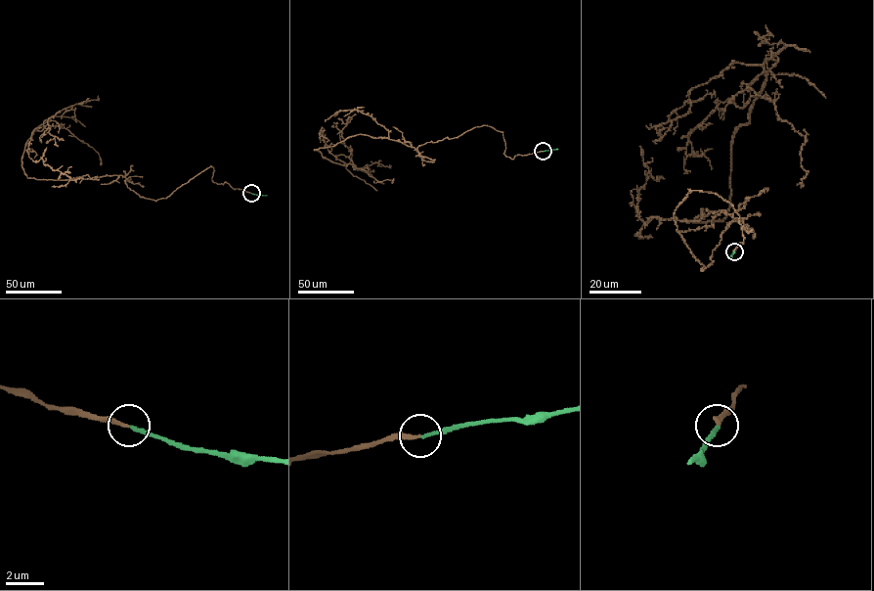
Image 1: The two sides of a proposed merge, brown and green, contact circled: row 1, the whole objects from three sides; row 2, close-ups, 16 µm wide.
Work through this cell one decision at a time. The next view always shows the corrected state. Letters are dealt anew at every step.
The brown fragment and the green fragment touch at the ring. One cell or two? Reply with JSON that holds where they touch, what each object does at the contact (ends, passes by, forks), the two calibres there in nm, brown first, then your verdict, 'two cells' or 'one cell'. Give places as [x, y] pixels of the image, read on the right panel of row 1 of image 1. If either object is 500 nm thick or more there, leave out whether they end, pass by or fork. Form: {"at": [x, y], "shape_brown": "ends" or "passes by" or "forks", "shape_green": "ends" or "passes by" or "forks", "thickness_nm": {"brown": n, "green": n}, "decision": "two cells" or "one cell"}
{"at": [734, 251], "shape_brown": "ends", "shape_green": "ends", "thickness_nm": {"brown": 190, "green": 180}, "decision": "one cell"}

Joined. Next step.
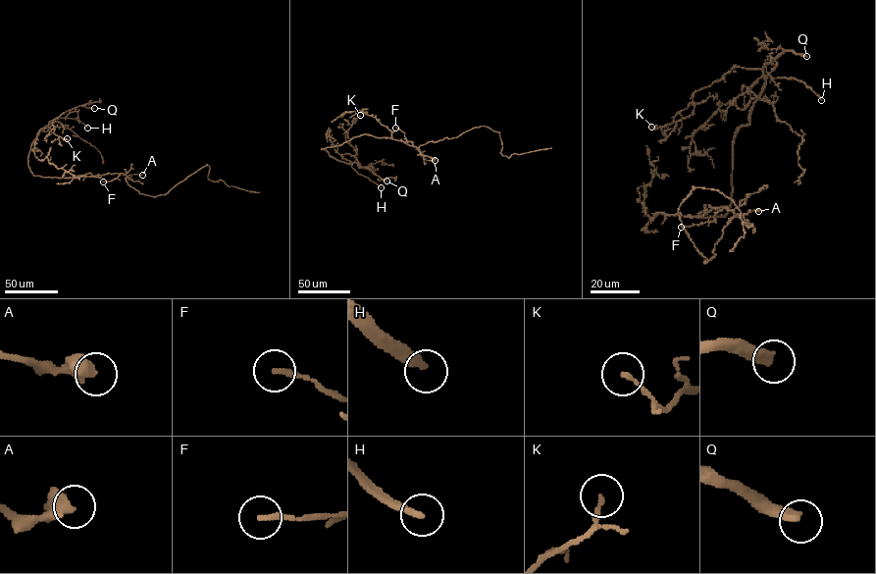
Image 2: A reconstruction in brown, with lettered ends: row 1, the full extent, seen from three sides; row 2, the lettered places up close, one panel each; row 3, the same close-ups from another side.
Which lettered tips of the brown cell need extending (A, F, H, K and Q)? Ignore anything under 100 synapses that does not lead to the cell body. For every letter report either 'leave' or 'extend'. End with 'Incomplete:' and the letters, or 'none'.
A: leave
F: leave
H: extend
K: leave
Q: extend
Incomplete: H, Q

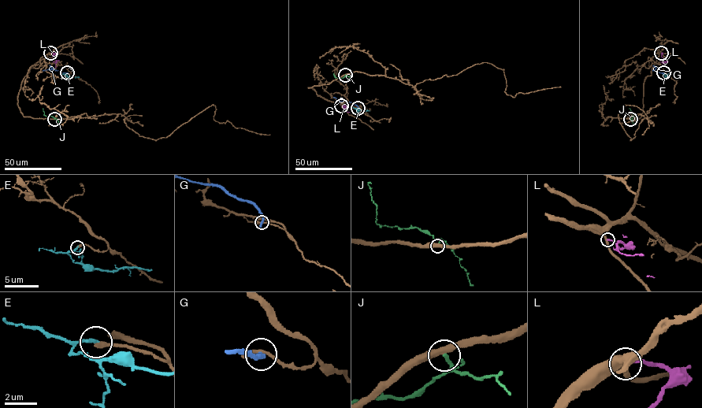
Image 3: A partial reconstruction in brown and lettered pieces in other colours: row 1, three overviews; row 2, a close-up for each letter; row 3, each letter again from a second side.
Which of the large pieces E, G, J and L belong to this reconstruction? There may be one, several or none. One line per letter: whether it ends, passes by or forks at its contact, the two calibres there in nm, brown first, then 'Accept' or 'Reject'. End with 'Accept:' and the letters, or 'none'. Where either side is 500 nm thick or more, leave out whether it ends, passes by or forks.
E: It ends there. Thickness 320 nm (brown) against 240 nm. Accept
G: It ends there. Thickness 220 nm (brown) against 360 nm. Reject
J: It ends there. Thickness 440 nm (brown) against 190 nm. Reject
L: It ends there. Thickness 260 nm (brown) against 190 nm. Reject
Accept: E

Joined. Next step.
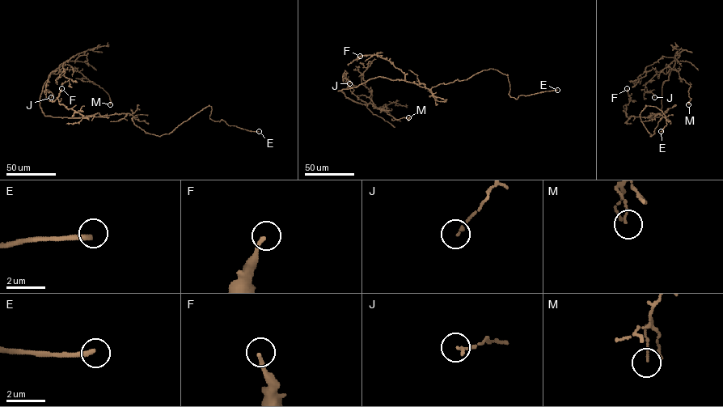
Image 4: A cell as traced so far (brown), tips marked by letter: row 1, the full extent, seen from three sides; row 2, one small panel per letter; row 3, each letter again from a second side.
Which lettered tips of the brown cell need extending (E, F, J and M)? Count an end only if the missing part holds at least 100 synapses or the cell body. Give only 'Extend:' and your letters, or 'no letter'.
Extend: E

